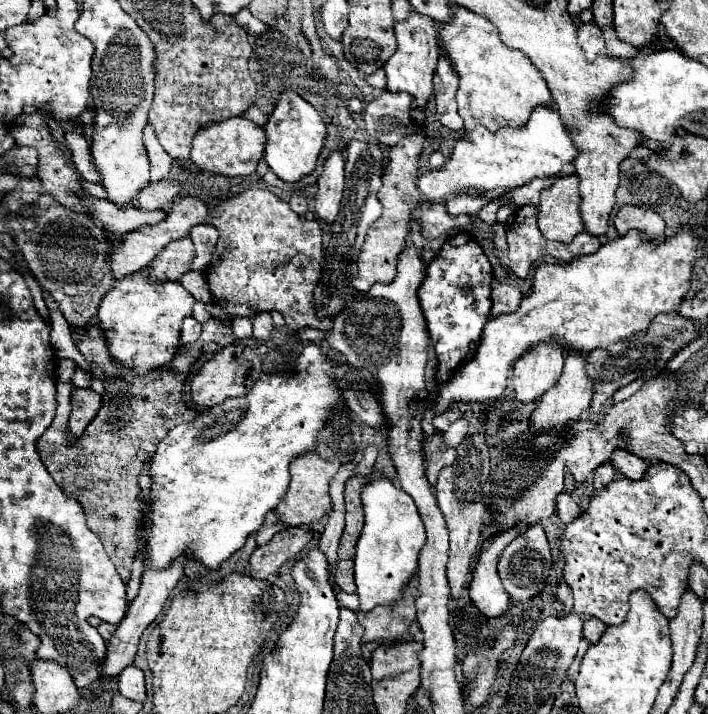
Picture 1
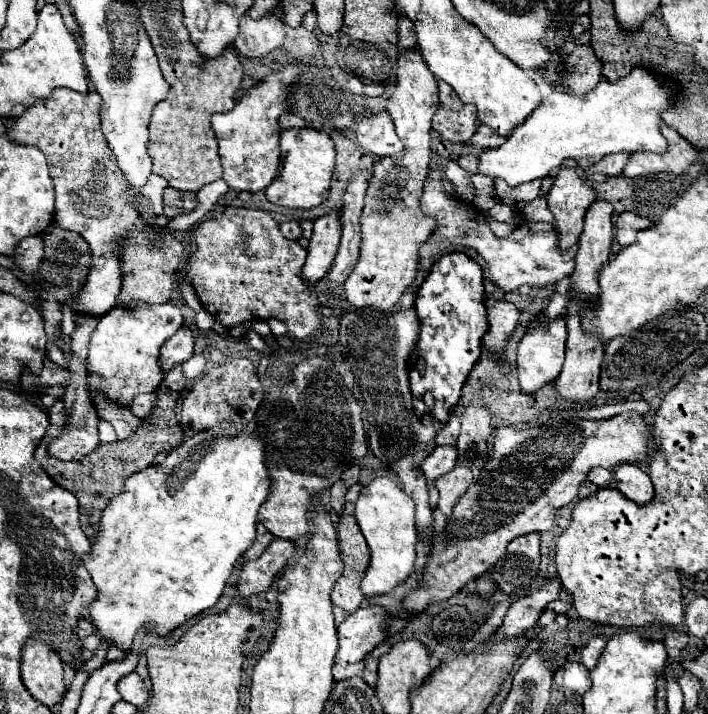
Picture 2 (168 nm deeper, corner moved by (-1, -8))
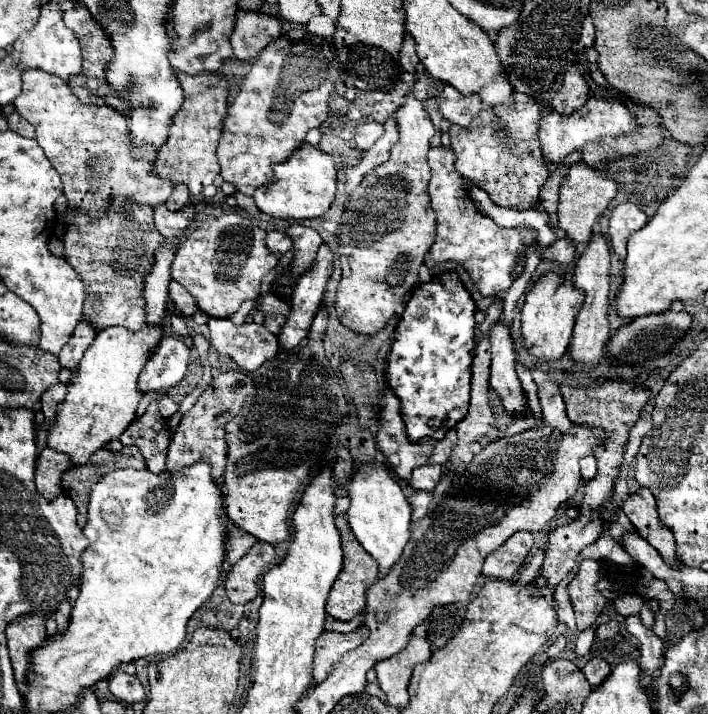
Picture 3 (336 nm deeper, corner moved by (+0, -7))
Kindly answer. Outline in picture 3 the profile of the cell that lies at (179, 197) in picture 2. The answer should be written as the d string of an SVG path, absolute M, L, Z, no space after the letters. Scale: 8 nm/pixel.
M176 184L174 190L172 190L172 196L166 200L166 206L170 210L178 210L178 208L182 208L188 202L188 198L190 198L188 188L184 184Z

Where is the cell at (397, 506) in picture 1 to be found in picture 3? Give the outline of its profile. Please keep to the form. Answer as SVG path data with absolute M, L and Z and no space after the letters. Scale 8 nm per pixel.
M368 464L360 468L360 472L356 472L348 484L348 496L350 528L364 550L378 562L380 576L386 576L390 568L400 560L406 544L410 542L410 502L402 486L382 464Z

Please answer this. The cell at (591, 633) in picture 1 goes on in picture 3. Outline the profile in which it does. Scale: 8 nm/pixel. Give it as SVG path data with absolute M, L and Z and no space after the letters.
M592 656L592 658L584 664L582 672L586 674L590 686L594 688L594 686L598 686L598 684L610 674L610 666L608 666L606 660L602 660L602 658L598 658L598 656Z

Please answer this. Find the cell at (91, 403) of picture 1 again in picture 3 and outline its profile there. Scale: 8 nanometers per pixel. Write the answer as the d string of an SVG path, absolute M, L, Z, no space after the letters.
M46 446L36 462L36 488L38 488L38 492L50 500L56 498L58 494L62 494L60 476L70 466L72 466L72 462L70 462L68 454L56 452Z

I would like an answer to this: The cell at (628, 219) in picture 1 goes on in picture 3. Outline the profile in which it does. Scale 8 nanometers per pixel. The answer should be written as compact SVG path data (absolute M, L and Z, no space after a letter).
M624 202L612 210L610 216L610 244L614 254L624 260L626 258L626 242L628 236L640 230L648 222L648 216L634 204Z

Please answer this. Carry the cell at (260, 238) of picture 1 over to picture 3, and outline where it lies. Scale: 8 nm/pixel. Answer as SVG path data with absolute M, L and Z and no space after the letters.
M222 214L218 218L204 220L186 238L172 262L172 278L190 290L202 312L216 318L228 318L240 308L242 302L258 298L262 278L272 270L276 270L272 280L272 294L290 300L292 284L284 284L284 280L294 280L294 274L292 266L278 268L280 258L280 252L268 250L266 230L258 226L248 228L248 220L240 214Z

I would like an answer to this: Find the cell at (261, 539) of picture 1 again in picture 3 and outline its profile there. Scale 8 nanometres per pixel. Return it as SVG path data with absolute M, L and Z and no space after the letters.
M232 526L232 530L230 530L230 542L228 542L228 562L230 564L236 564L254 544L258 542L258 538L256 536L252 536L252 534L246 534L246 530L242 530L242 528L238 528L238 526Z

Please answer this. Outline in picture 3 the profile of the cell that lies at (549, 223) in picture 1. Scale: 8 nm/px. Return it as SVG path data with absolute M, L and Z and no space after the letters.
M574 162L566 180L560 184L558 200L558 226L568 234L574 244L588 244L592 238L592 226L598 216L604 214L610 200L616 196L616 182L602 172L590 168L584 162Z

